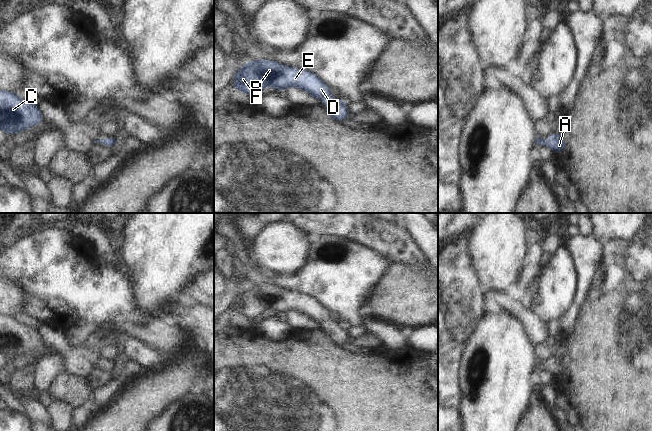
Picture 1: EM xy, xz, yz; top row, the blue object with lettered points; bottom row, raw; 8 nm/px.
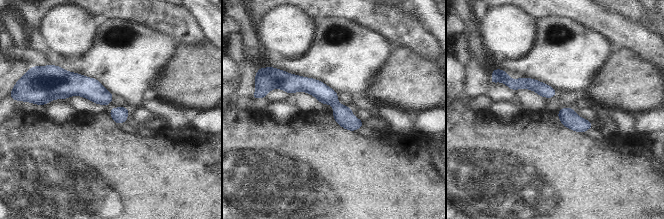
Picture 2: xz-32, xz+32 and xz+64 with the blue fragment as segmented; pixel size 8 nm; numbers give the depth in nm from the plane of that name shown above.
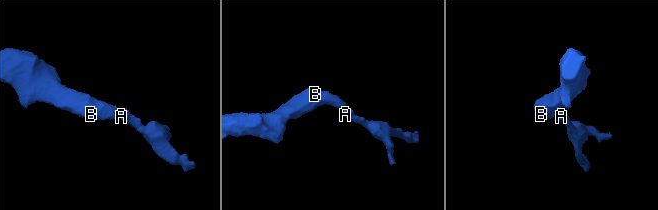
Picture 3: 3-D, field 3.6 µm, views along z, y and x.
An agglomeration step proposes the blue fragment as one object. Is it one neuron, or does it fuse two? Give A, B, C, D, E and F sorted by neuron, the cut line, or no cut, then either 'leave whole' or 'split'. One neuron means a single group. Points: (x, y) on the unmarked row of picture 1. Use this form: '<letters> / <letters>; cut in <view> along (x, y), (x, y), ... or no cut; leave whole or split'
A B C D E F; no cut; leave whole

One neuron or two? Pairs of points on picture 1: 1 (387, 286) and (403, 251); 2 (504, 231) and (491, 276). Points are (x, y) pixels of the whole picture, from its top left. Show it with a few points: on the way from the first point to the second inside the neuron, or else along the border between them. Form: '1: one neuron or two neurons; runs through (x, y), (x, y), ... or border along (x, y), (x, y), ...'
1: two neurons; border along (390, 263), (405, 263), (415, 267), (421, 266)
2: one neuron; runs through (498, 242), (498, 265)

